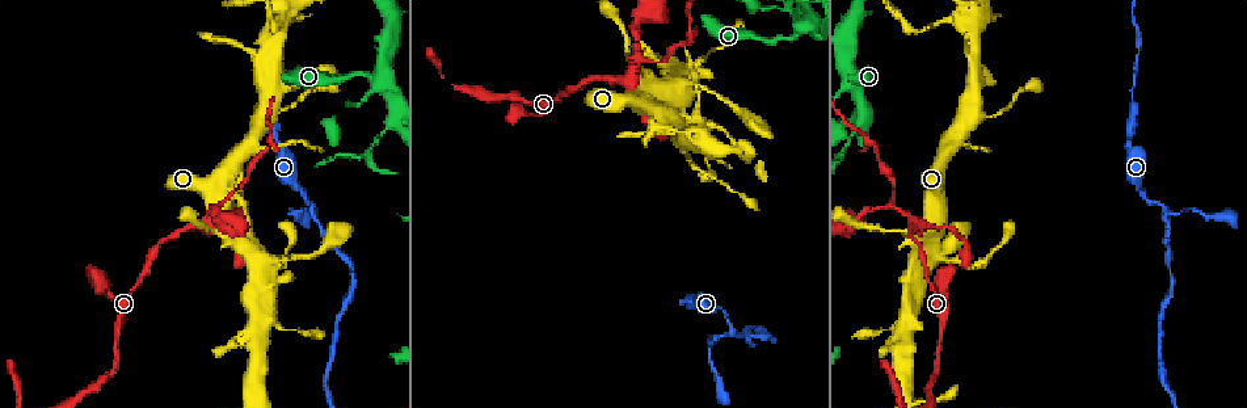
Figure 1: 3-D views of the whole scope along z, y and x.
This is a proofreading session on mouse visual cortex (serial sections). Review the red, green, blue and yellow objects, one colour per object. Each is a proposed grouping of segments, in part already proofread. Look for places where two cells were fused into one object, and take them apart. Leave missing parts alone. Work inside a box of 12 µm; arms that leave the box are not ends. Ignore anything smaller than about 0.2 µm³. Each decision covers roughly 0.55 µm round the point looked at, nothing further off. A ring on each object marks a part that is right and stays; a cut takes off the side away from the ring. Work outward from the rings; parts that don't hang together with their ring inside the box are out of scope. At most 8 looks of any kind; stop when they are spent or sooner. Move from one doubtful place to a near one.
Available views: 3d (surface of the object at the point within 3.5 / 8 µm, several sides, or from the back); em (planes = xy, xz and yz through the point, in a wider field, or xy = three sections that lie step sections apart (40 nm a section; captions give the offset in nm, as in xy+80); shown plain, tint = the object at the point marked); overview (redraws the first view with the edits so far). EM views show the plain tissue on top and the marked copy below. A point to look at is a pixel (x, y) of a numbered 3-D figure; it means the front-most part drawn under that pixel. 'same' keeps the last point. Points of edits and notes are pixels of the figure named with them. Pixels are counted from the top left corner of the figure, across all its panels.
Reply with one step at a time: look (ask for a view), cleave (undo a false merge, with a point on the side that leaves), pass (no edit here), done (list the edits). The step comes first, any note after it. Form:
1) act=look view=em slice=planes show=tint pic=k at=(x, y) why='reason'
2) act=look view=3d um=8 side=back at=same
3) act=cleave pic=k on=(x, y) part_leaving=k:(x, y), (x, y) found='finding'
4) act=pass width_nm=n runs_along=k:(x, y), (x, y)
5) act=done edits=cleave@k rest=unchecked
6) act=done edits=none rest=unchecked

act=look view=3d um=3.5 pic=1 at=(637, 62) why='narrows sharply'

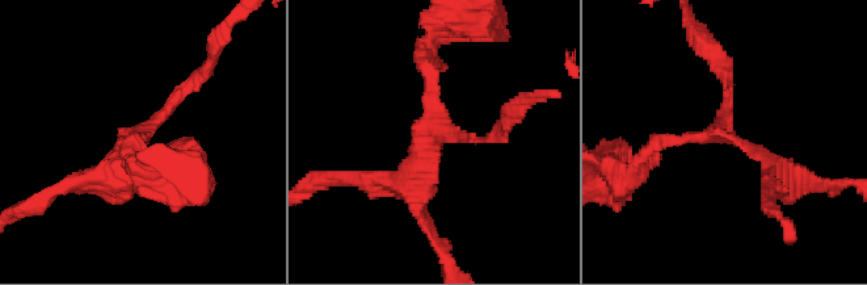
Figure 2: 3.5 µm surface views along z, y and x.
act=look view=em slice=xy step=5 show=tint pic=2 at=(727, 133) arms=3 arm_widths_nm=150,150,250

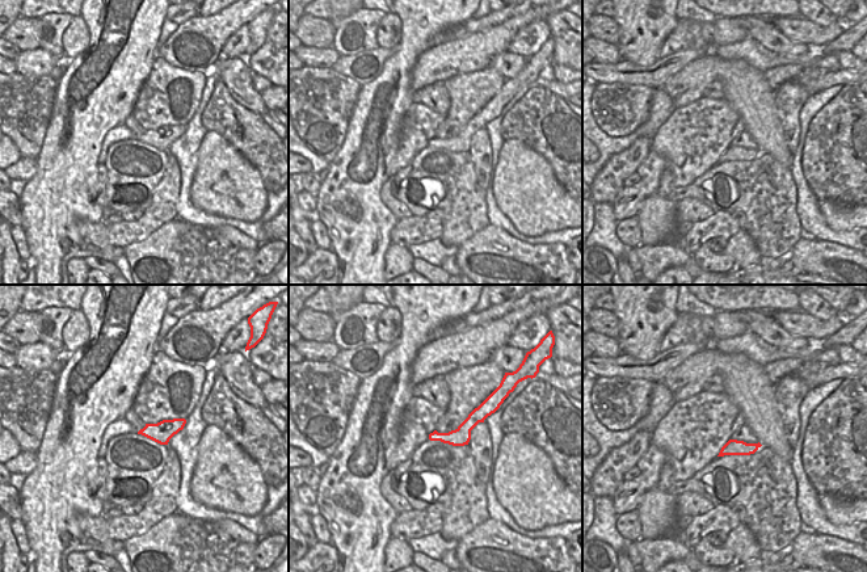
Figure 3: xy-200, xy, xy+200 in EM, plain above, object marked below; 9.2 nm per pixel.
act=pass runs_along=3:(488, 411), (455, 437), (433, 437) found='continuous, no second cell'

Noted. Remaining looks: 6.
act=look view=3d um=3.5 side=back pic=1 at=(684, 86) why='arms part here'

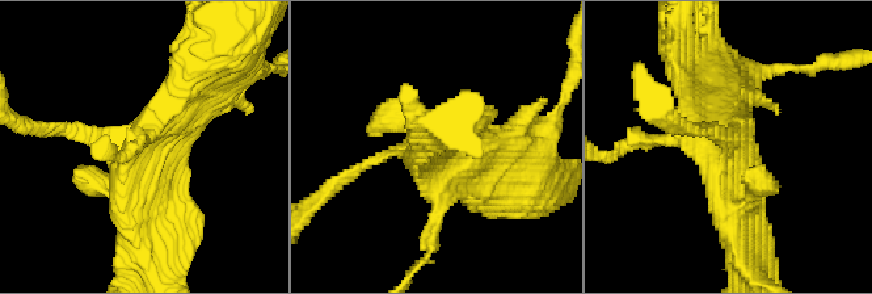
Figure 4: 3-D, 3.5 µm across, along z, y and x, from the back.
act=look view=em slice=xy step=3 show=tint pic=4 at=(732, 140)

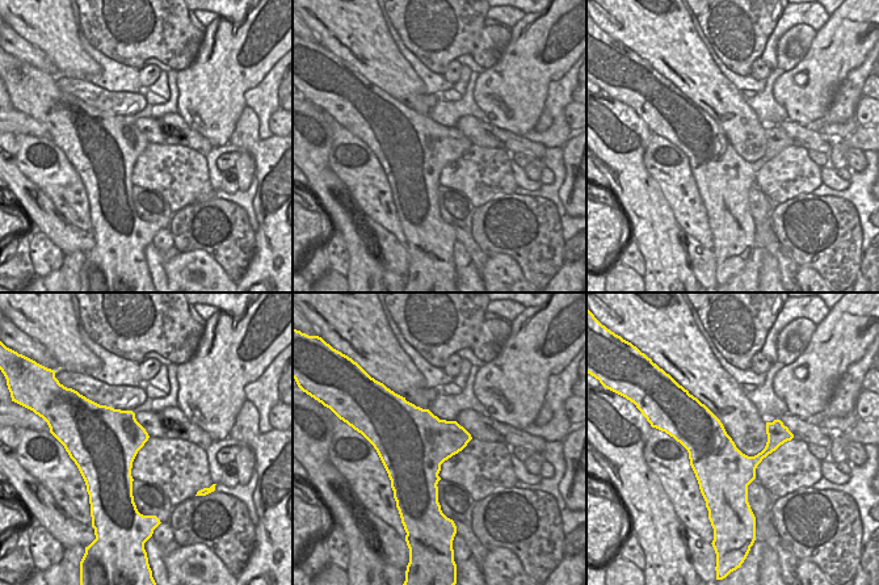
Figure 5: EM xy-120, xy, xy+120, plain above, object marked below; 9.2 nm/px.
act=pass runs_along=4:(215, 82), (147, 142), (139, 230) found='all the same cell'

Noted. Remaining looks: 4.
act=look view=3d um=3.5 pic=1 at=(383, 80) why='thin arm on a thick one'

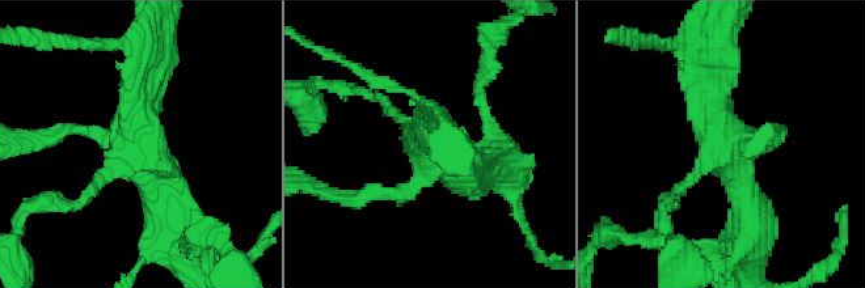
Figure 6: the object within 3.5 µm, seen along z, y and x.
act=pass runs_along=6:(74, 128), (138, 136), (163, 216) found='all the same cell'

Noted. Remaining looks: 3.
act=done edits=none rest=unchecked

